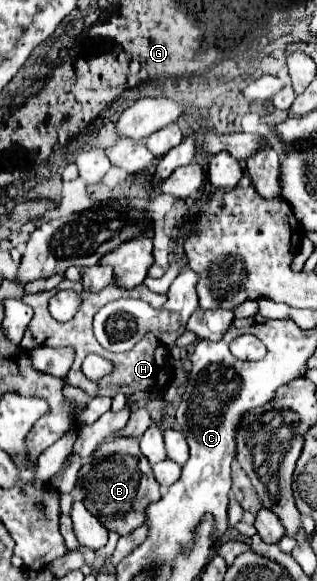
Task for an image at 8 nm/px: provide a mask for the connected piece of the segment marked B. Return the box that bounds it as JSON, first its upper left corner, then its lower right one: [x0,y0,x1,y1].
[80,437,160,535]

